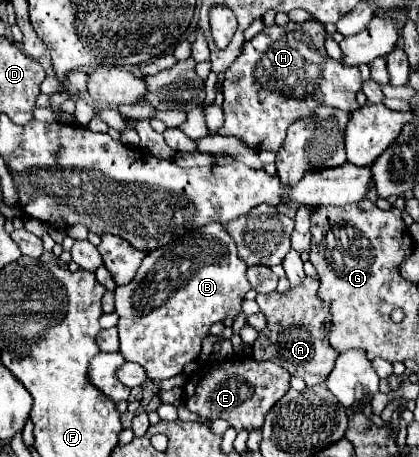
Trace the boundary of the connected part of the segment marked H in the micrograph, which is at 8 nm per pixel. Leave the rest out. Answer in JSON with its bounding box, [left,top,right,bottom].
[219,19,361,151]

